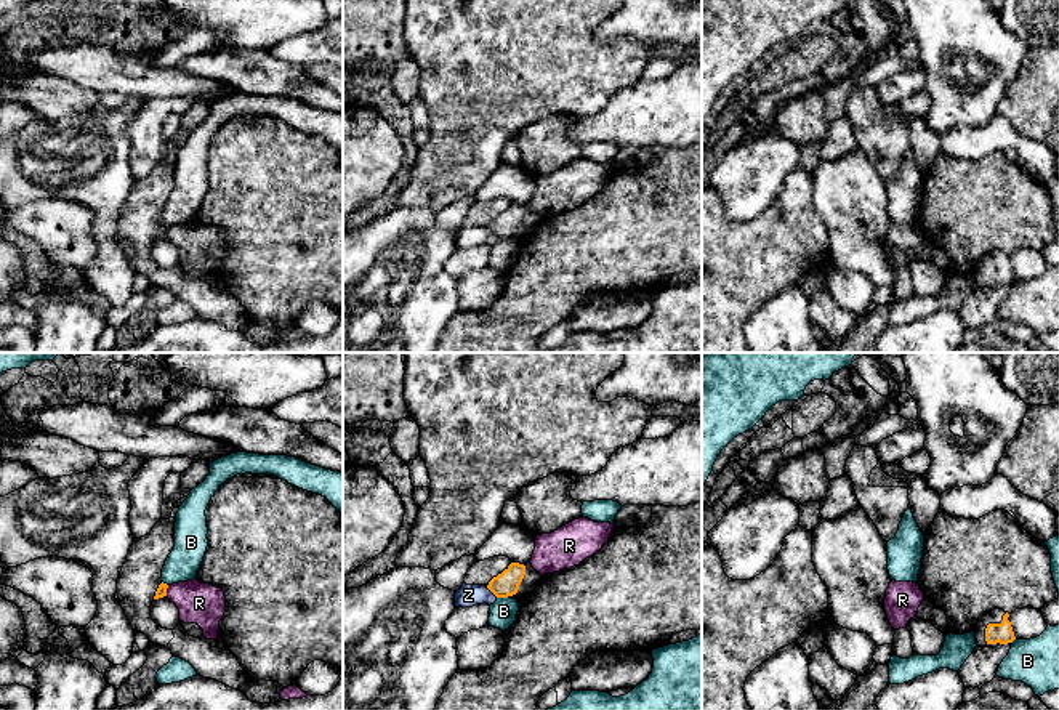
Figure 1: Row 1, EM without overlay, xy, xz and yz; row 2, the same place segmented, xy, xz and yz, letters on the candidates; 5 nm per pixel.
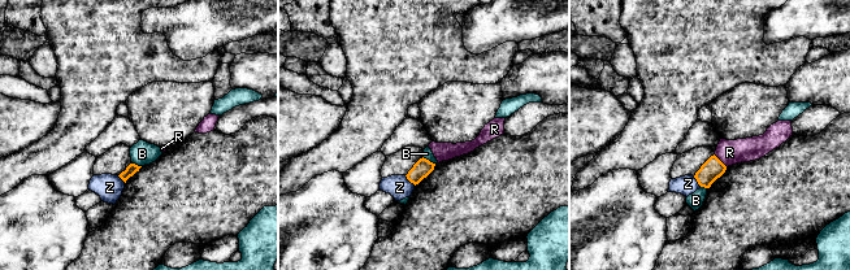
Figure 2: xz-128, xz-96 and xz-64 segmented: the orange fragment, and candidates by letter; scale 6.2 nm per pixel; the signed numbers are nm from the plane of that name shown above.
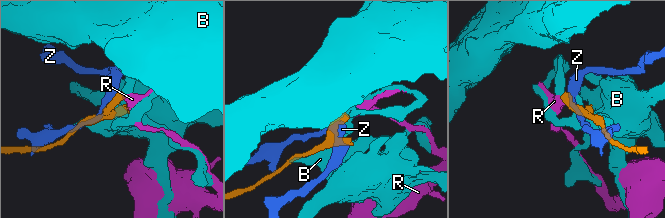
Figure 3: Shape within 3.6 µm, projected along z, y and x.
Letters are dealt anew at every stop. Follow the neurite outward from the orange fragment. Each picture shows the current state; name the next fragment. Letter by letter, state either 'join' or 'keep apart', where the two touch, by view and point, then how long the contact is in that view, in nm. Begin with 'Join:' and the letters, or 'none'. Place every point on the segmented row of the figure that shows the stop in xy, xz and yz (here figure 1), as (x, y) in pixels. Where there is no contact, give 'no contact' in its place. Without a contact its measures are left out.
Join: none
B: keep apart | xz (502, 597) | 70 nm
R: keep apart | xy (165, 590) | 60 nm
Z: keep apart | xz (492, 592) | 90 nm

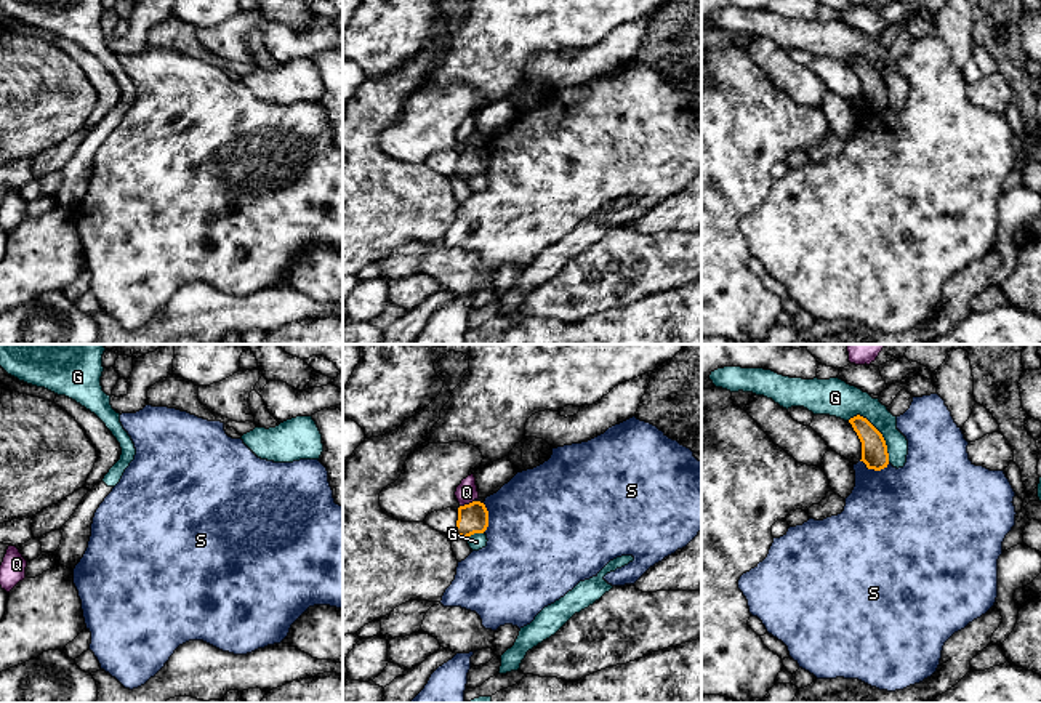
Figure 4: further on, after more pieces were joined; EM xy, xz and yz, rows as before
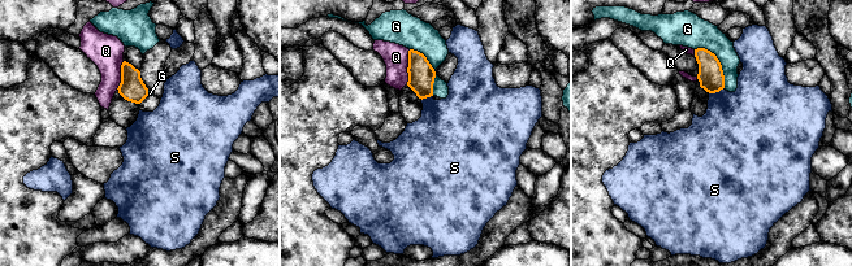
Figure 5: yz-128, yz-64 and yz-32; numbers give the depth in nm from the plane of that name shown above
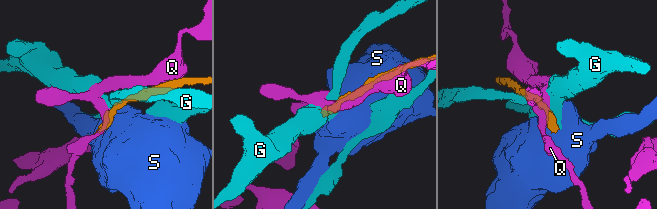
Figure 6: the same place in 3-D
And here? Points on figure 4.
Join: none
G: keep apart | yz (880, 433) | 300 nm
Q: keep apart | xz (466, 505) | 80 nm
S: keep apart | yz (875, 470) | 150 nm

